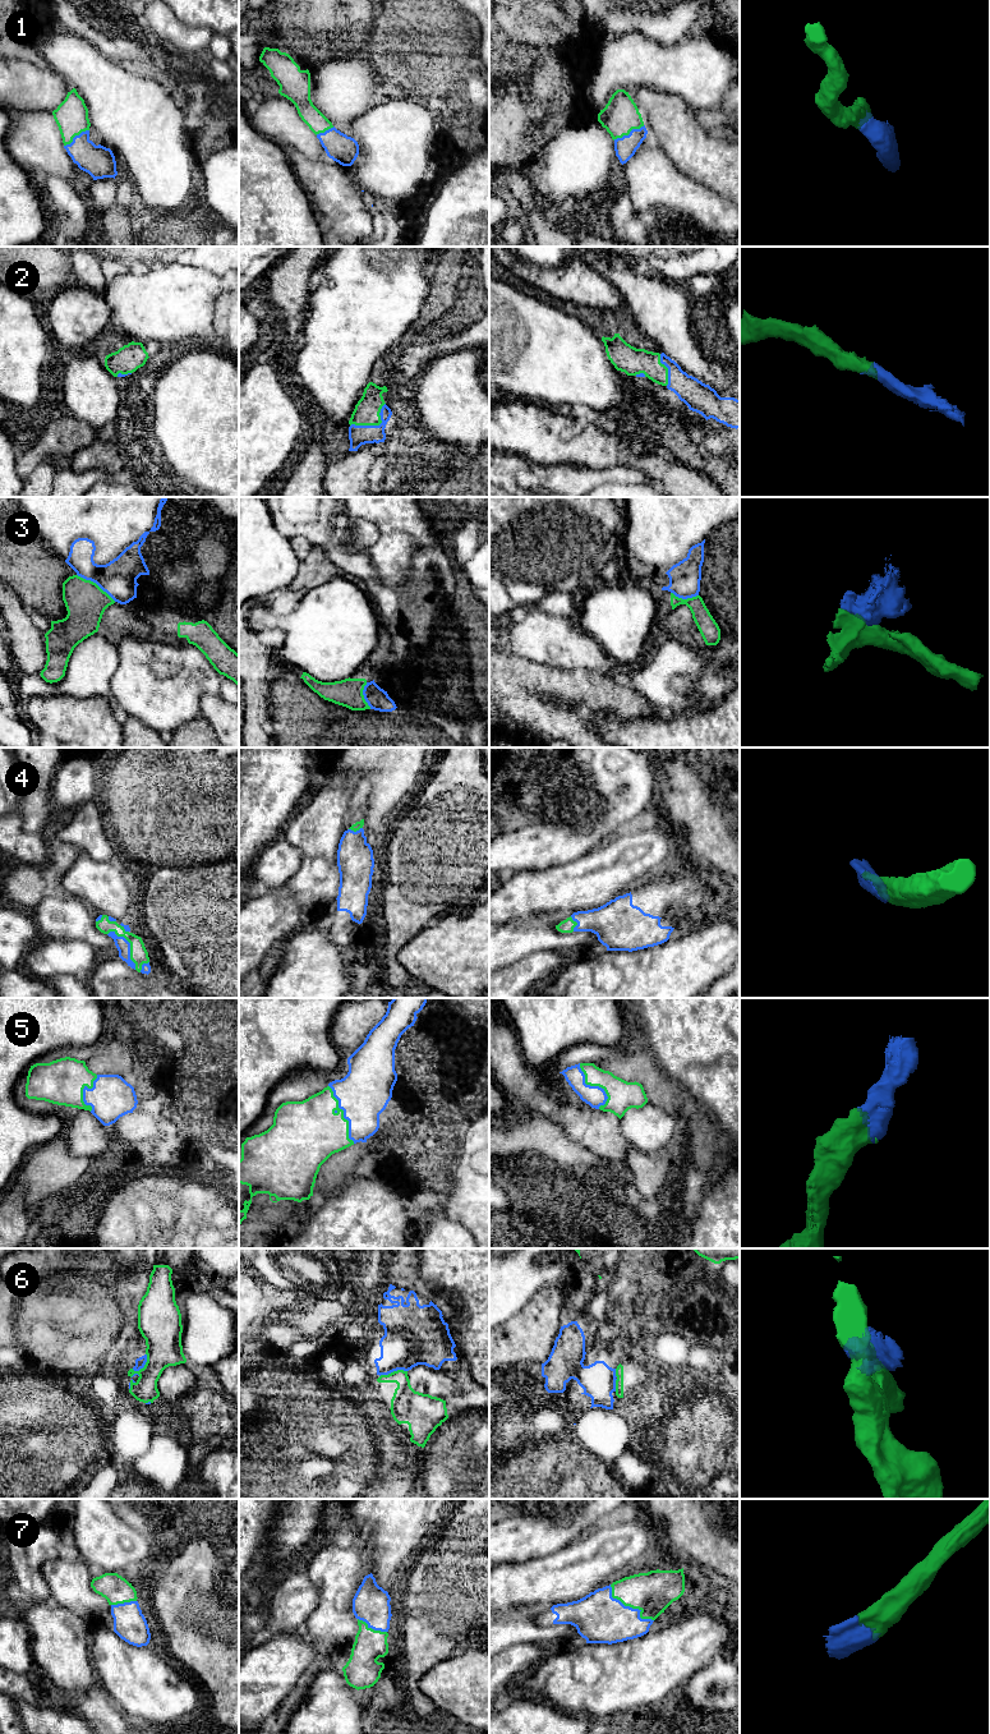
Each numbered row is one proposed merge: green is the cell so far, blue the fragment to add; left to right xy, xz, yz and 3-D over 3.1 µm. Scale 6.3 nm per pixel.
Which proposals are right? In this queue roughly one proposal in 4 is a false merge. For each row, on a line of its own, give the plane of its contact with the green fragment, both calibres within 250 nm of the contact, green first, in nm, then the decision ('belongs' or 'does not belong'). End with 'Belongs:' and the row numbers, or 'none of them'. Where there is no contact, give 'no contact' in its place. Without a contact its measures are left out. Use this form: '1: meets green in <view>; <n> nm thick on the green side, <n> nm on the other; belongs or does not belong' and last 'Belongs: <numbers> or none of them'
1: meets green in yz; 220 nm thick on the green side, 140 nm on the other; belongs
2: meets green in xz; 160 nm thick on the green side, 130 nm on the other; belongs
3: meets green in xy; 260 nm thick on the green side, 240 nm on the other; does not belong
4: meets green in xy; 110 nm thick on the green side, 90 nm on the other; belongs
5: meets green in xz; 400 nm thick on the green side, 320 nm on the other; belongs
6: meets green in xy; 240 nm thick on the green side, 60 nm on the other; does not belong
7: meets green in yz; 260 nm thick on the green side, 320 nm on the other; belongs
Belongs: 1, 2, 4, 5, 7

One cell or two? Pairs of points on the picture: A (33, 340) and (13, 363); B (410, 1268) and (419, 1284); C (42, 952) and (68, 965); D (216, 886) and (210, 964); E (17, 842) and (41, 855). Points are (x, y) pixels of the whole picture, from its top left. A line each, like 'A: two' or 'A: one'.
A: one
B: one
C: one
D: one
E: one

